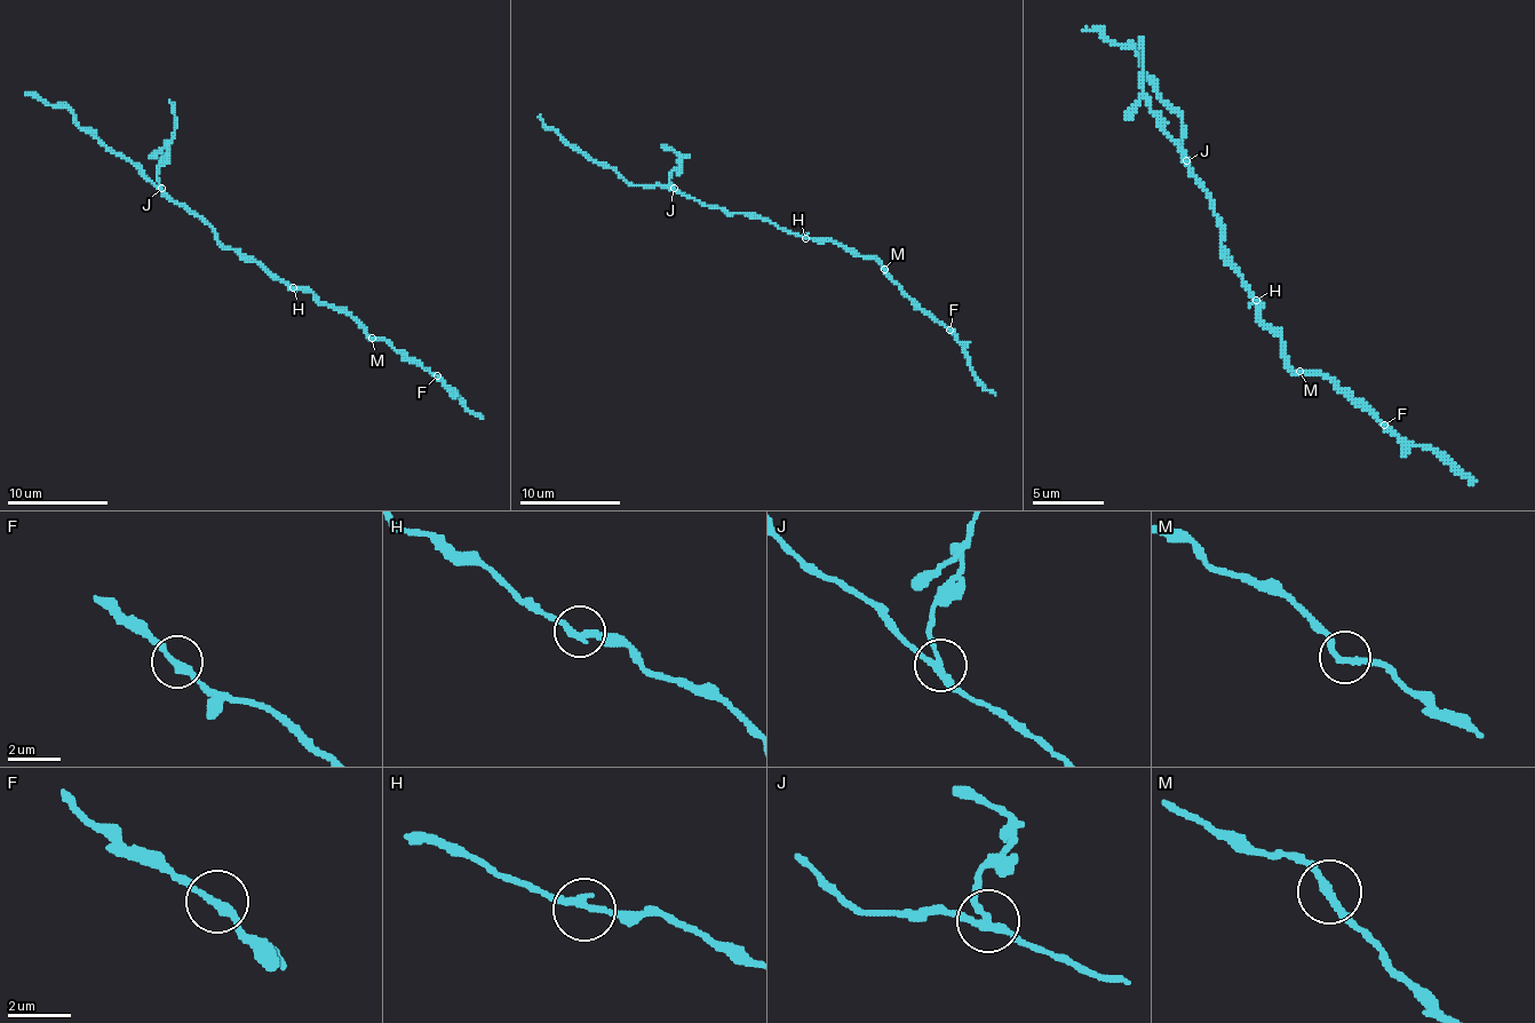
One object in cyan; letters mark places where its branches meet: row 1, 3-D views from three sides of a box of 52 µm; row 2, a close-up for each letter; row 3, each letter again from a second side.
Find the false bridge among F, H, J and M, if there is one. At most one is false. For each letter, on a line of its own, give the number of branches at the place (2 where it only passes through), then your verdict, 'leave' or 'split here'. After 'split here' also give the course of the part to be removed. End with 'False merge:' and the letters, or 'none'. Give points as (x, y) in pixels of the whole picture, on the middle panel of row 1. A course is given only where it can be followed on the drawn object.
F: 2 | leave
H: 2 | leave
J: 3 | split here | (674, 188), (669, 175), (686, 157), (682, 155)
M: 2 | leave
False merge: J

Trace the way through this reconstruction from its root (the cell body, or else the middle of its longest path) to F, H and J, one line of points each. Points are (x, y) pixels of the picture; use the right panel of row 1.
F: (1239, 275), (1256, 300), (1256, 314), (1281, 339), (1281, 354), (1288, 364), (1295, 371), (1320, 371), (1384, 425)
H: (1239, 275), (1256, 300)
J: (1239, 275), (1221, 247), (1221, 219), (1185, 161)

